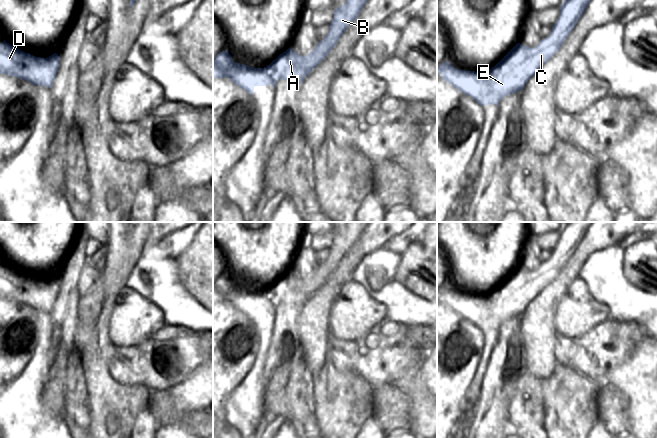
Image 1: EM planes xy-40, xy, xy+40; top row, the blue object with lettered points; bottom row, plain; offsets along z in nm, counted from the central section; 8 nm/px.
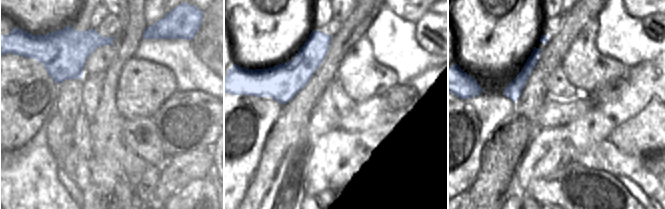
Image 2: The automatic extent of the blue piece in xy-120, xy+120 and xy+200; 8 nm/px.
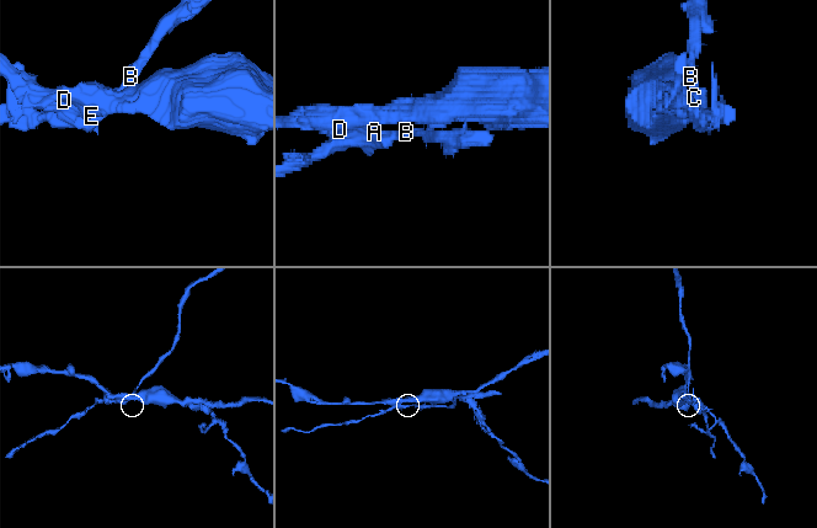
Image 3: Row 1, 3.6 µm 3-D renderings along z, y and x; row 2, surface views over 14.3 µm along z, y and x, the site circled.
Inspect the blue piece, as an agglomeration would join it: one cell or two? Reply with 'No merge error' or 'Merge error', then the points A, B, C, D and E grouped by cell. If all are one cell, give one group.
Merge error. Groups: A B C E / D.

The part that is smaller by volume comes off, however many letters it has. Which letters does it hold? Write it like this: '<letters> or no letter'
A, B, C, E

